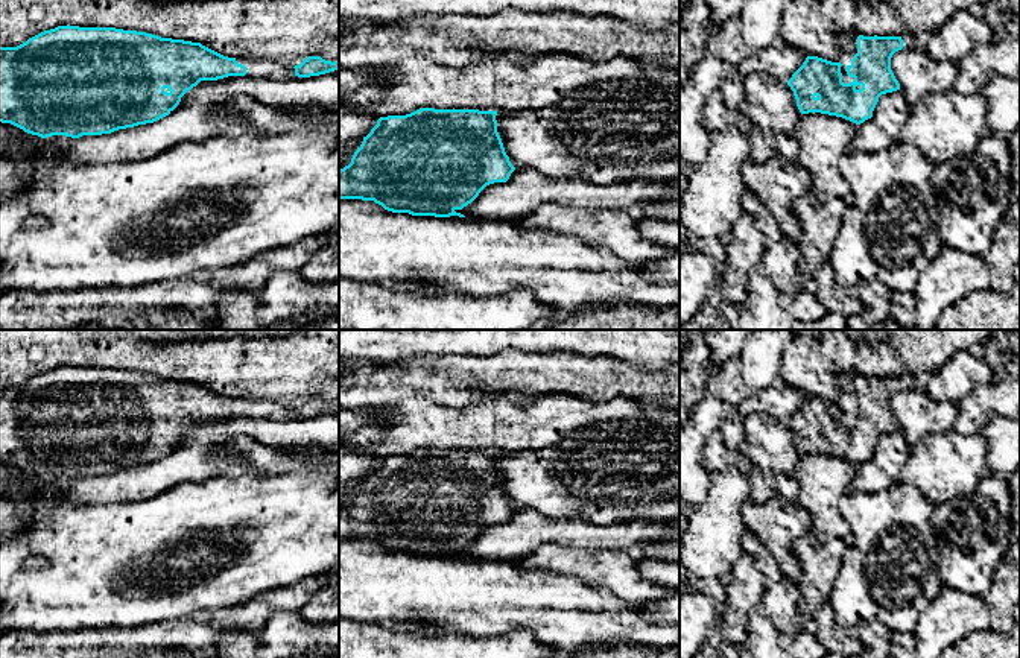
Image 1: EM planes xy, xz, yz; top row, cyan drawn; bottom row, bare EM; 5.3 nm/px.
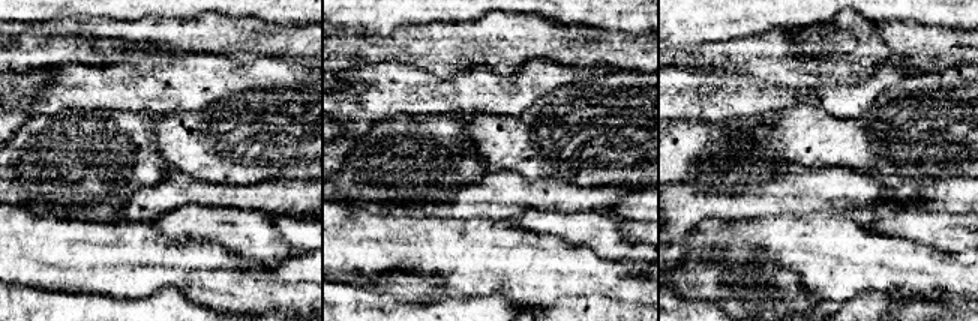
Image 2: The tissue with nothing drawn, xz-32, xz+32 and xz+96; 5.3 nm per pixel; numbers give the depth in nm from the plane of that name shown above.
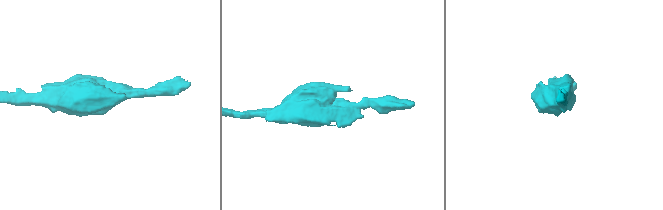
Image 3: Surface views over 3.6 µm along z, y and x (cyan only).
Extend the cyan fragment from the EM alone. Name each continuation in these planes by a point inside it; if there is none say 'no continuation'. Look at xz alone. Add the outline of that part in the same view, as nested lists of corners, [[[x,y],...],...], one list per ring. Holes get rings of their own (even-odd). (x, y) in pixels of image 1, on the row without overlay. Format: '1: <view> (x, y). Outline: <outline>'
no continuation

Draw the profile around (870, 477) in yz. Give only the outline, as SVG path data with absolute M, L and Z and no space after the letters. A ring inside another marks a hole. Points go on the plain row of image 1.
M901 430L882 435L873 457L857 465L851 489L860 494L876 494L900 483L900 473L909 451L911 448Z

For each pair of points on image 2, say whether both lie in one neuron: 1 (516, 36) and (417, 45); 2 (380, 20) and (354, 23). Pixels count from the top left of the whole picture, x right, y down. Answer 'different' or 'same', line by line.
1: same
2: same

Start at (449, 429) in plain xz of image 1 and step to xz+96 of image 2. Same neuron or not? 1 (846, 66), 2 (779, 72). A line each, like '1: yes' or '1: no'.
1: no
2: no

